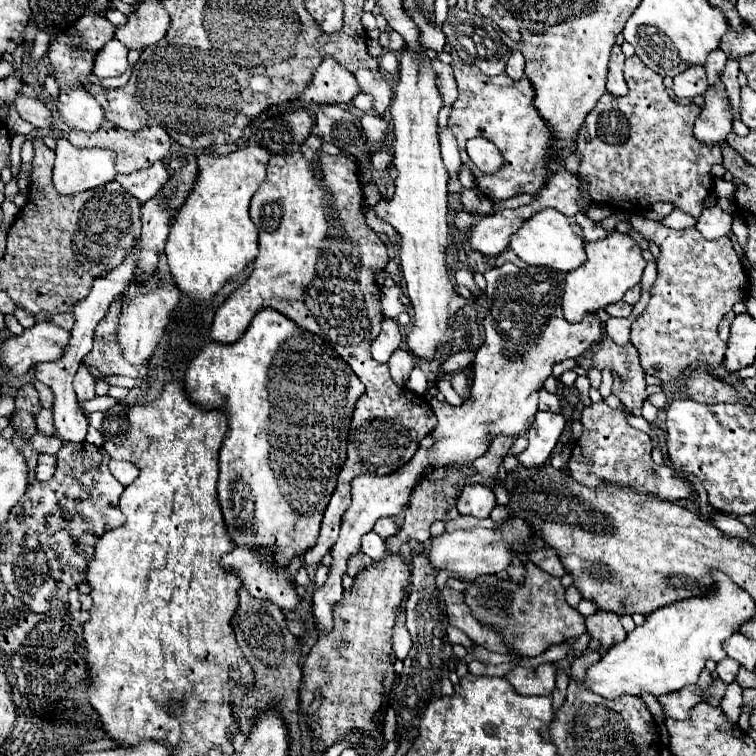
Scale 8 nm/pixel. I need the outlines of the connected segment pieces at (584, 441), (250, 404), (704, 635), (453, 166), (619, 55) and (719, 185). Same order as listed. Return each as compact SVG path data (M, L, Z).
M605 402L591 404L583 408L581 424L583 434L573 446L571 460L569 460L569 472L577 482L597 486L599 480L615 482L619 486L633 486L641 494L655 494L665 500L687 500L693 496L693 486L681 478L679 472L675 472L669 466L655 464L651 458L651 436L633 428L627 418L629 410L625 406L613 410Z
M261 308L249 328L245 330L245 334L233 342L233 344L219 344L219 342L211 342L209 348L203 348L201 354L189 364L187 372L185 372L185 390L189 394L189 398L193 402L199 402L199 406L203 408L227 408L227 416L229 416L229 428L221 446L221 454L219 454L219 482L217 482L217 490L219 494L219 502L221 502L221 510L223 510L223 518L227 522L229 534L233 536L237 546L261 546L261 548L275 548L277 550L277 558L275 564L277 566L285 566L289 564L289 560L297 554L303 554L305 548L311 548L317 538L319 538L319 528L321 528L321 520L325 514L325 508L329 504L329 498L337 486L337 474L341 472L341 466L347 460L347 436L349 436L349 426L351 426L351 418L353 418L353 410L357 400L365 394L365 386L361 384L361 380L357 378L357 374L351 370L351 366L319 336L311 334L309 330L297 326L295 322L287 320L285 314L281 314L279 310L273 308Z
M715 580L713 588L703 596L673 602L651 612L641 626L627 638L607 650L607 654L589 668L585 684L605 698L621 694L649 692L653 696L677 692L697 682L699 672L711 658L723 660L726 653L721 644L755 616L755 602L731 580Z
M449 128L441 134L441 156L443 156L445 168L447 168L449 176L451 176L451 180L459 180L461 158L459 158L459 150L457 150L457 140L451 134Z
M615 44L611 62L609 62L609 80L607 80L607 92L615 96L627 94L627 82L623 78L623 62L625 62L625 54L621 52L621 46Z
M715 180L715 194L717 198L731 198L733 196L733 184L727 180Z

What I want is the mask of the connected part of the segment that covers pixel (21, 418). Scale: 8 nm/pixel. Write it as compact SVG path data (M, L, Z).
M15 412L11 416L11 424L15 428L23 428L23 432L27 432L27 436L31 436L31 434L37 432L37 428L35 428L35 416L31 416L29 412Z

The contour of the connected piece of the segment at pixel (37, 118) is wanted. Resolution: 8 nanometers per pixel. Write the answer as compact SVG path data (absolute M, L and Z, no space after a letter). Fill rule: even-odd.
M19 94L15 98L15 108L21 114L21 118L33 124L35 128L51 128L53 124L51 110L39 98L29 98L25 94Z

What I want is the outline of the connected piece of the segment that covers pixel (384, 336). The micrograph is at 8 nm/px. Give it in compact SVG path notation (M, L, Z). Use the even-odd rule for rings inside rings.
M385 318L383 324L381 324L381 334L373 340L371 344L371 354L377 362L385 364L389 362L391 354L399 348L403 336L401 336L401 330L399 330L399 324L397 320L391 320L391 318Z

